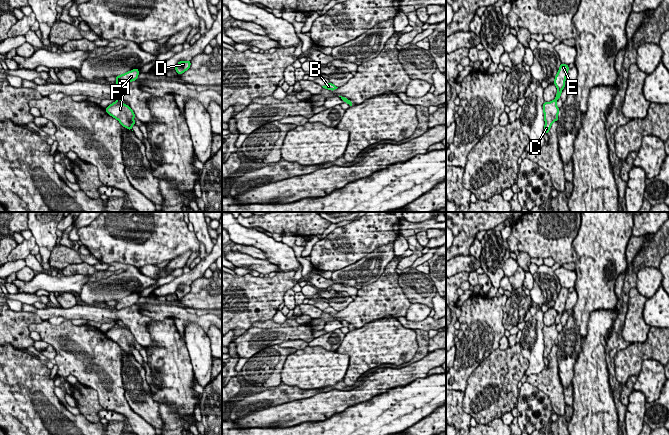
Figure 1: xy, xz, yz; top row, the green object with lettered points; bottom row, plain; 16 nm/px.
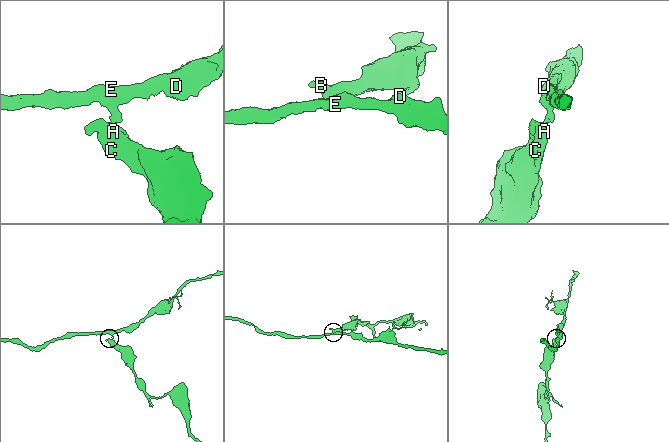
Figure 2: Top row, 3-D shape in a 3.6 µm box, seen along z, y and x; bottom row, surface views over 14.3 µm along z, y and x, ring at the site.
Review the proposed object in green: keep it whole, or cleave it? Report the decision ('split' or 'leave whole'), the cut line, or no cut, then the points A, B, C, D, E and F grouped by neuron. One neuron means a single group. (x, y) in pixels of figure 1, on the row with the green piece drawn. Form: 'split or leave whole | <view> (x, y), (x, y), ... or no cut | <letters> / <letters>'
split | xy (117, 99), (120, 101) | A B C / D E F

